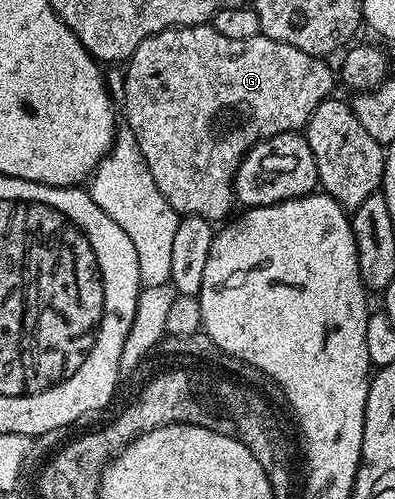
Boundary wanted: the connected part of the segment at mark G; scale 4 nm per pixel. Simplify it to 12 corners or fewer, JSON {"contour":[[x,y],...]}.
{"contour":[[211,25],[127,61],[124,122],[178,216],[334,94],[320,55]]}

